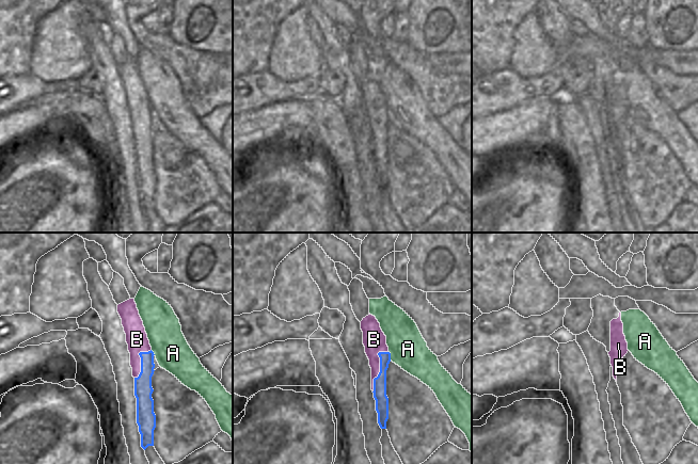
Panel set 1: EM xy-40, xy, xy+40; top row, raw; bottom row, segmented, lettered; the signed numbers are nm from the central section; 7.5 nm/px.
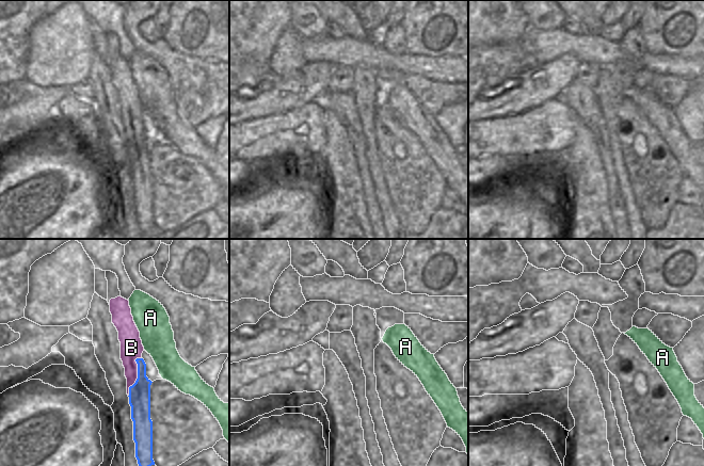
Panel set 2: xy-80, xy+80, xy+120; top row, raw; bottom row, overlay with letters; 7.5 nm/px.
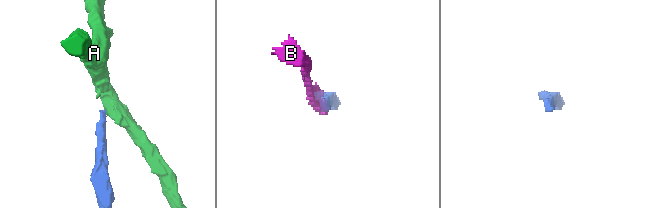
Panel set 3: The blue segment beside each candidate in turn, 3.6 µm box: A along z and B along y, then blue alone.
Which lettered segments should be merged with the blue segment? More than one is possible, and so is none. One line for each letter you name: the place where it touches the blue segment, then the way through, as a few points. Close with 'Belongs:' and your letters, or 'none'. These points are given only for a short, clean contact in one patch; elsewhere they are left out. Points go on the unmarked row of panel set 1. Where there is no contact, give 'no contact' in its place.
B: xy (380, 129) | across xy (379, 153), (380, 129), (379, 116), (374, 100)
Belongs: B

